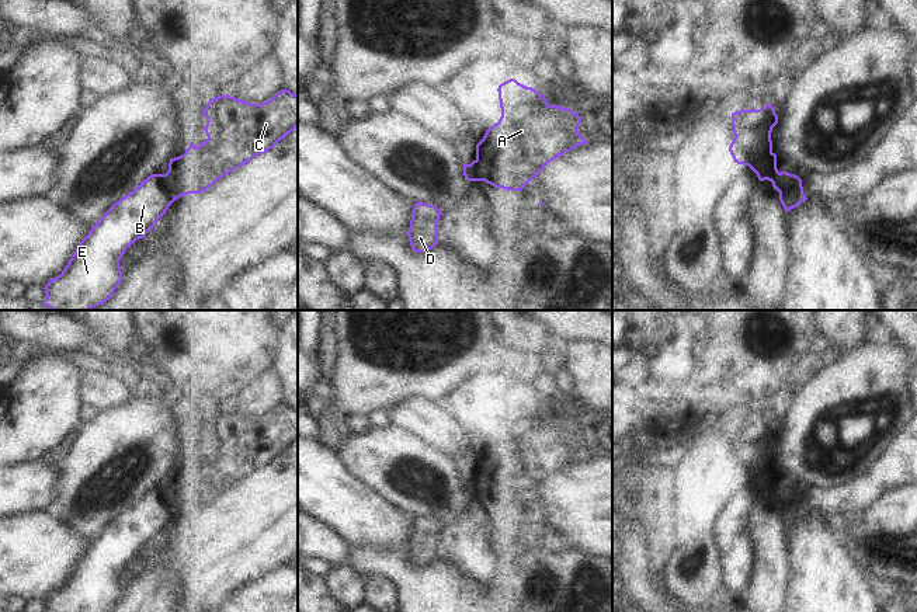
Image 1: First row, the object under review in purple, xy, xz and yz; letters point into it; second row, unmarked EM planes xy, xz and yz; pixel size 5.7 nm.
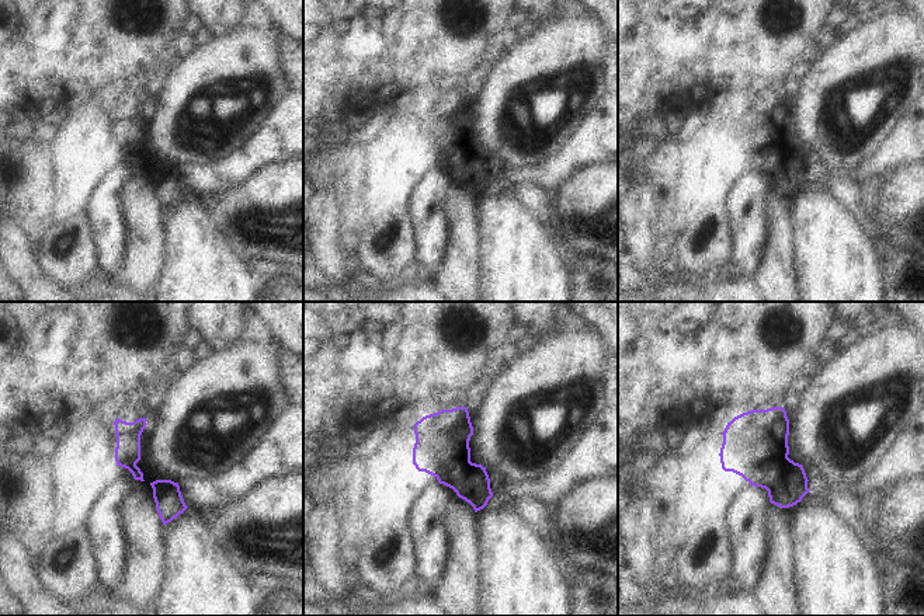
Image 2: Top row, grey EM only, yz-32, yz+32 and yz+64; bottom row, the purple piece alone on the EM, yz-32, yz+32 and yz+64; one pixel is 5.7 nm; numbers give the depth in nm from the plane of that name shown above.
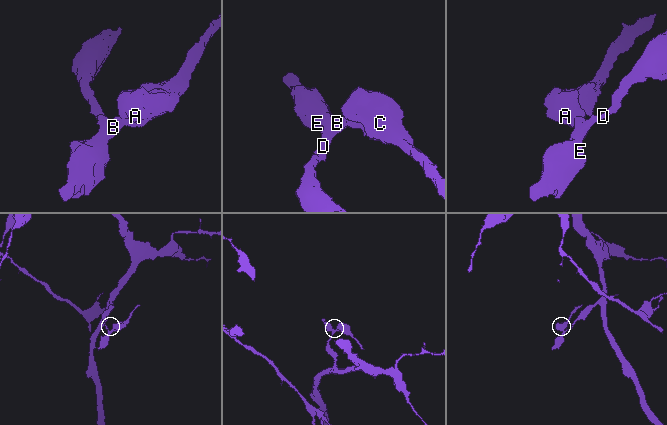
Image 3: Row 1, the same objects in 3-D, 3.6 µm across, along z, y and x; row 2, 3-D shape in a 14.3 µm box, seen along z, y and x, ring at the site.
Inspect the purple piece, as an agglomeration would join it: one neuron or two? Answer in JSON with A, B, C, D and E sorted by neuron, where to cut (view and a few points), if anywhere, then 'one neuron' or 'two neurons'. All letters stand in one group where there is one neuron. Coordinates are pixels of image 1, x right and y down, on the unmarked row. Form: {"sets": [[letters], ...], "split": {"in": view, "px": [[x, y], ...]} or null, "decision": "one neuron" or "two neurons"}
{"sets": [["A", "C"], ["B", "D", "E"]], "split": {"in": "yz", "px": [[791, 489], [781, 496], [785, 504], [780, 507]]}, "decision": "two neurons"}

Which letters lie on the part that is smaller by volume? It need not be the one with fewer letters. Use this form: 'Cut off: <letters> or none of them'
Cut off: A, C.

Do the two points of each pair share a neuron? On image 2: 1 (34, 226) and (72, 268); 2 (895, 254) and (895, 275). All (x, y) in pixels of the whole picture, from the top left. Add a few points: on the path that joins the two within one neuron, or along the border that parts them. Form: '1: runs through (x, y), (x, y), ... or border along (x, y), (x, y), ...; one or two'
1: border along (63, 211), (32, 242); two
2: runs through (895, 260), (895, 270); one

